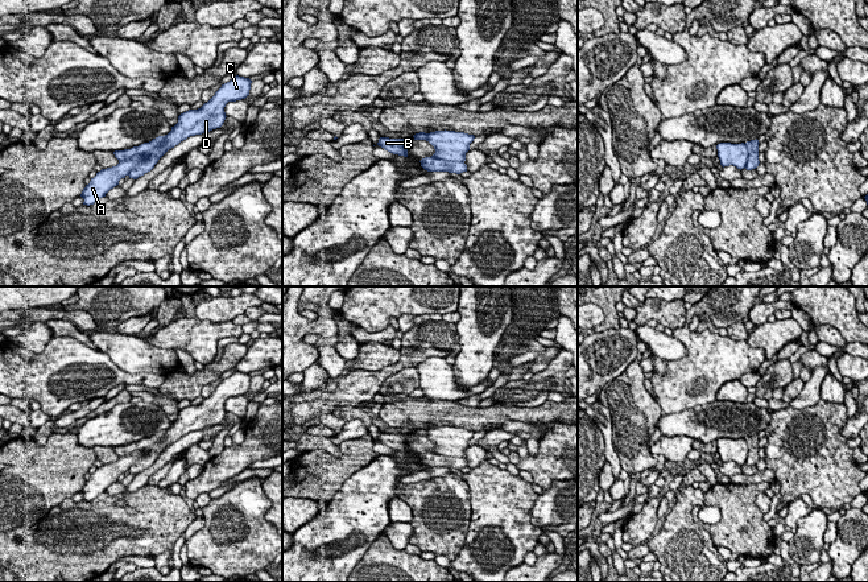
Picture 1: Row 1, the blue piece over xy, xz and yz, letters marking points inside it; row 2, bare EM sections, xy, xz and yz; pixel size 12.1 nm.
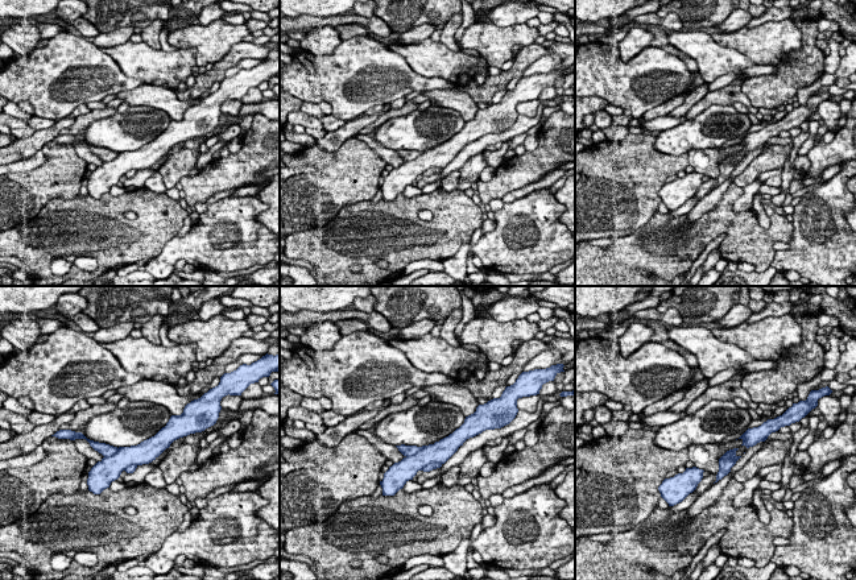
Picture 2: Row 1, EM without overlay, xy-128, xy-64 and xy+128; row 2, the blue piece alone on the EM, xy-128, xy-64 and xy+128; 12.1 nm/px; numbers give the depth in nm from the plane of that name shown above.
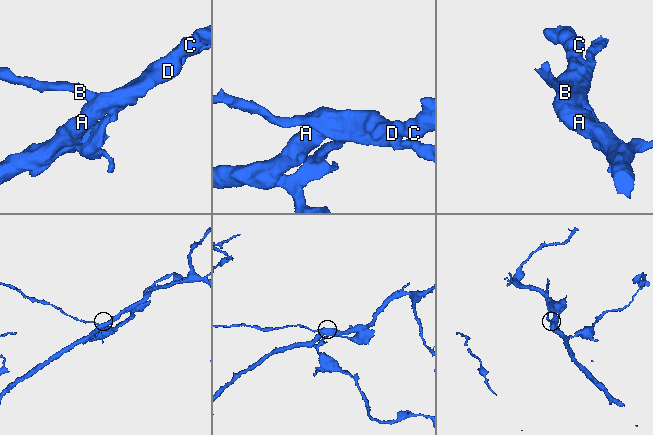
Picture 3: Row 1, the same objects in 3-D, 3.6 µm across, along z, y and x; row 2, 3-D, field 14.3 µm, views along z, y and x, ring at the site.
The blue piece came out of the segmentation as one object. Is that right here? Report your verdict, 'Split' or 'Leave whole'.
Split

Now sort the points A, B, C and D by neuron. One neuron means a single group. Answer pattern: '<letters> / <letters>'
A C D / B

